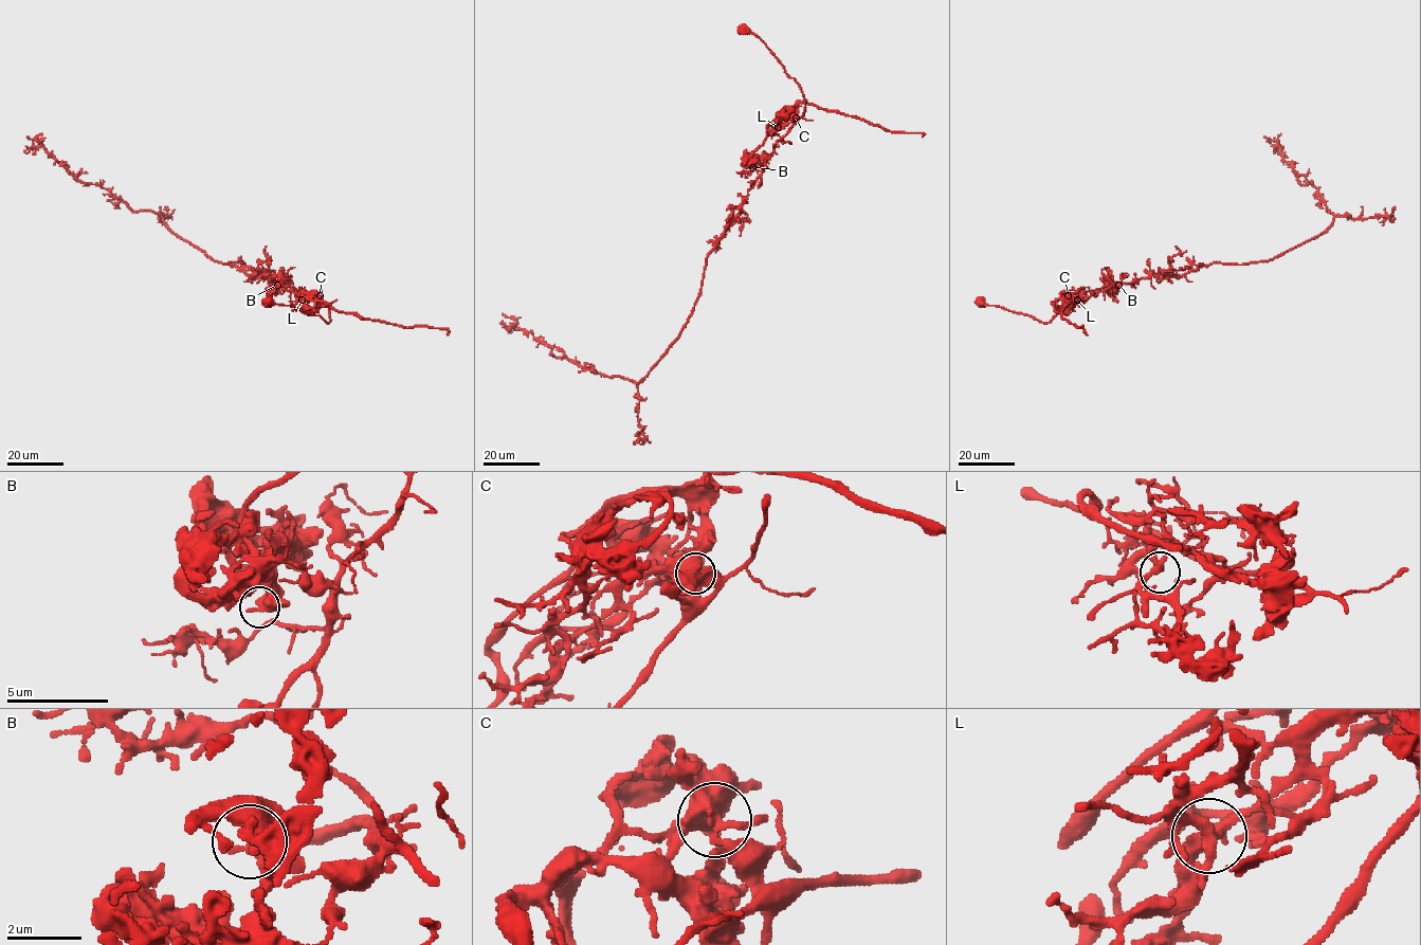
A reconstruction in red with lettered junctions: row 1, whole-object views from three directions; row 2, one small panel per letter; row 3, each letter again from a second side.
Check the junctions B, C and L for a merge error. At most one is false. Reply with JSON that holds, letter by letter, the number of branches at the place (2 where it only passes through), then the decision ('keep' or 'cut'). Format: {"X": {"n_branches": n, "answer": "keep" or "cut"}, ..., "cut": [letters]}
{"B": {"n_branches": 3, "answer": "keep"}, "C": {"n_branches": 3, "answer": "cut"}, "L": {"n_branches": 3, "answer": "keep"}, "cut": ["C"]}

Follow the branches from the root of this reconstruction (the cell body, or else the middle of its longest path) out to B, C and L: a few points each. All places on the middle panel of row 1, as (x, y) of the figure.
B: (743, 28), (763, 42), (799, 85), (805, 100), (803, 114), (776, 143), (772, 155), (752, 167)
C: (743, 28), (763, 42), (799, 85), (805, 100), (805, 110), (797, 121), (795, 117)
L: (743, 28), (763, 42), (799, 85), (805, 100), (801, 116), (787, 117), (778, 127)

